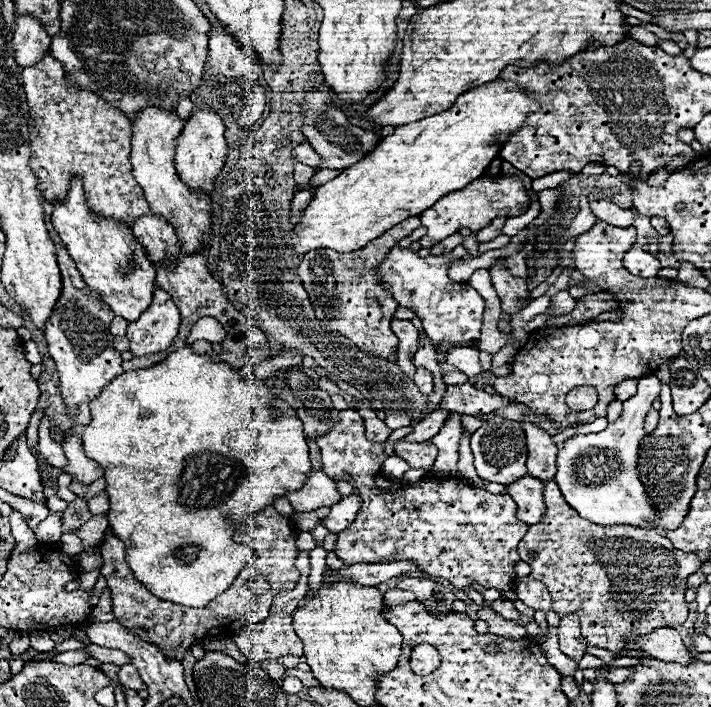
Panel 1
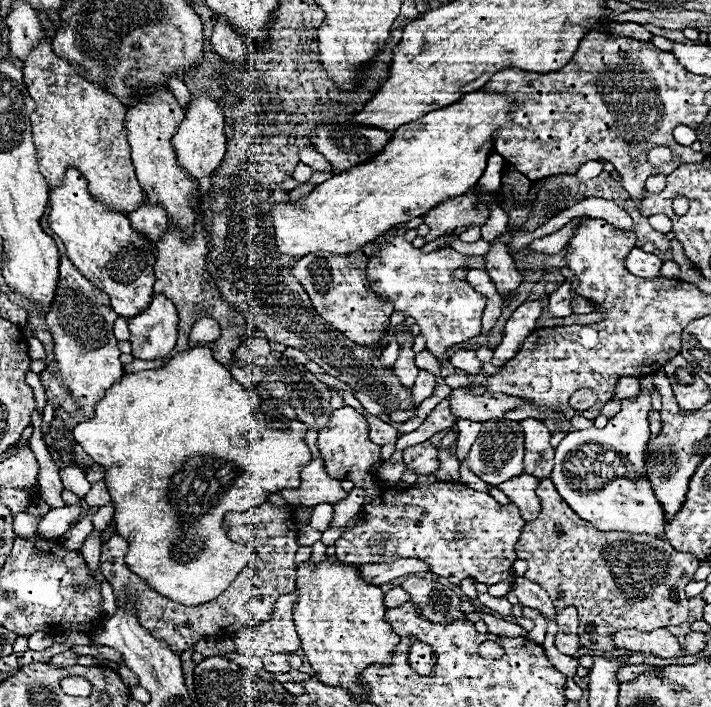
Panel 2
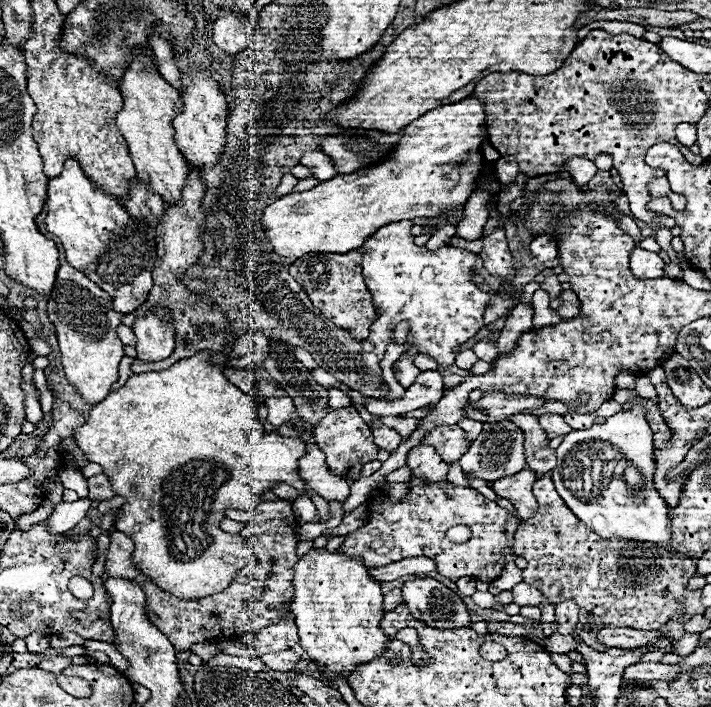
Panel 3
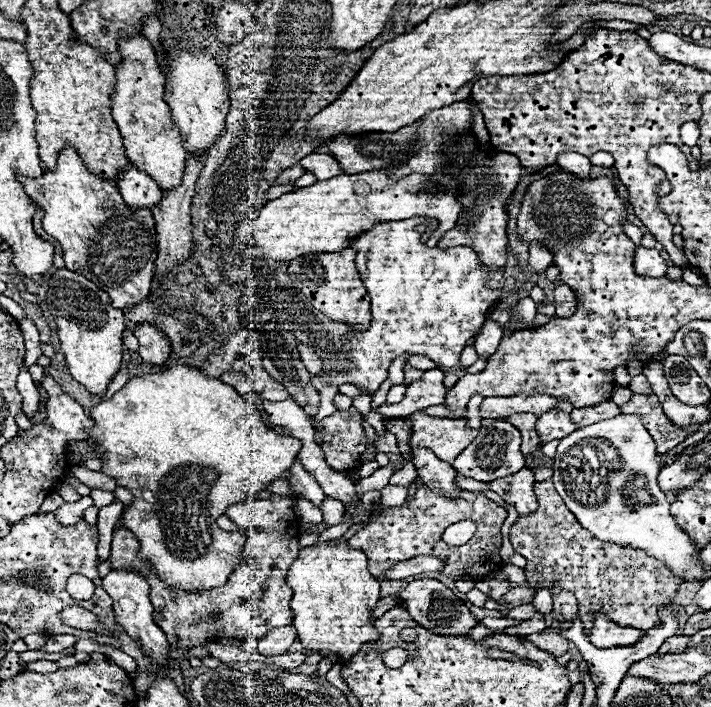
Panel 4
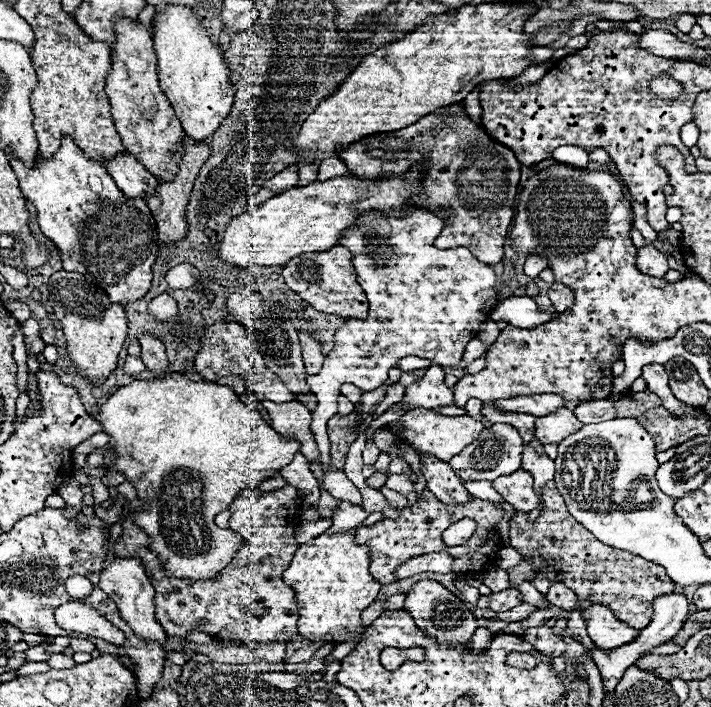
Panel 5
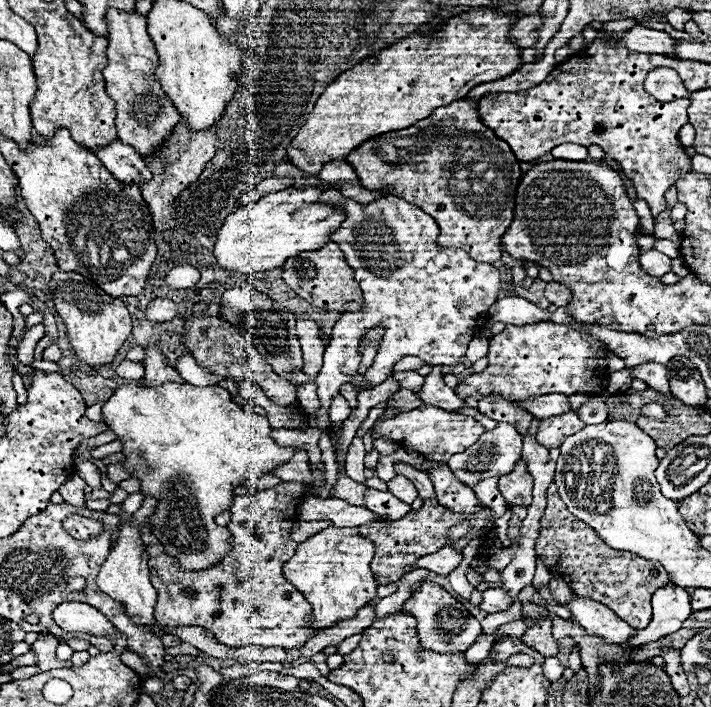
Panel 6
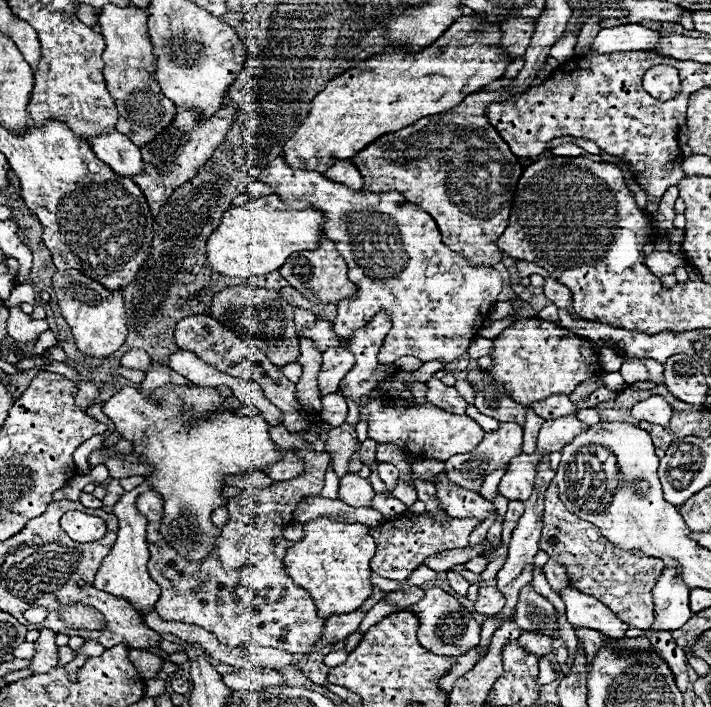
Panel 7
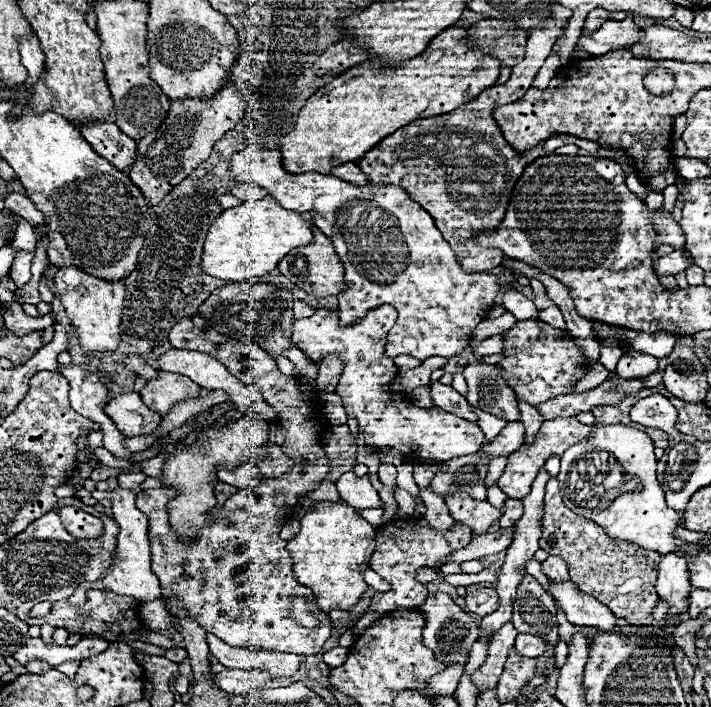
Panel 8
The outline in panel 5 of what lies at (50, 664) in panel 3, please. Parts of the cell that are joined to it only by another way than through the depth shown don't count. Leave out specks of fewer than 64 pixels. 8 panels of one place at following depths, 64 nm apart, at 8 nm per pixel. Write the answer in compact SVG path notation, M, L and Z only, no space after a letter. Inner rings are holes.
M26 662L26 664L22 664L16 672L18 672L18 676L30 676L30 674L38 674L38 672L48 672L48 670L52 670L46 662Z

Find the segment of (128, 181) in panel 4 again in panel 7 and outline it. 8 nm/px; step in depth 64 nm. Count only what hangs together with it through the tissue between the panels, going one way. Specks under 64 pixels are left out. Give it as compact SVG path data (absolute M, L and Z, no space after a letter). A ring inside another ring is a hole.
M120 132L102 134L98 138L90 140L90 146L106 166L110 166L118 176L134 178L136 174L144 174L144 162L140 148L128 142Z

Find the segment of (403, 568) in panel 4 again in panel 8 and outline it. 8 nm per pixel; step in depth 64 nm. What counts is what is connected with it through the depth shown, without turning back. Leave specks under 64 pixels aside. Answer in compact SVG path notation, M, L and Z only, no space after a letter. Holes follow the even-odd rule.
M500 528L498 532L494 534L482 534L478 538L472 538L472 542L466 546L466 548L460 548L456 550L454 554L450 554L442 564L448 564L448 562L466 562L466 560L472 560L472 558L484 558L488 554L498 554L498 552L504 552L508 546L510 546L510 540L512 540L512 534L514 534L514 528Z

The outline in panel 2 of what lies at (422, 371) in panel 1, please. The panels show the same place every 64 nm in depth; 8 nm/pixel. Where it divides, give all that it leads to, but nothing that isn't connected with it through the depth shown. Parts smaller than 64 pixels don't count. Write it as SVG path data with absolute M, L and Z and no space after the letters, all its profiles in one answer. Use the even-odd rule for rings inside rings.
M420 370L418 378L416 378L416 384L412 386L412 396L416 398L416 404L420 404L422 400L430 398L432 392L434 392L434 388L436 388L436 378L430 372Z

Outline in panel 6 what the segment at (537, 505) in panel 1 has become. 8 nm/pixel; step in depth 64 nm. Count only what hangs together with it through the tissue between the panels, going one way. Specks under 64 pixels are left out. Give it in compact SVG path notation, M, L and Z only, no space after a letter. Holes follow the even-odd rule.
M520 460L508 476L498 478L498 490L502 492L508 506L524 506L532 504L532 484L534 478L528 474L526 464Z

